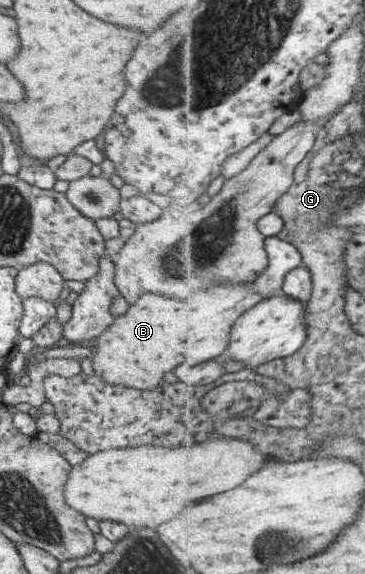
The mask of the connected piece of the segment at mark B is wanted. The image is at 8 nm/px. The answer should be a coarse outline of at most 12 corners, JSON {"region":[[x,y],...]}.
{"region":[[253,283],[139,296],[96,336],[95,376],[152,387],[227,353]]}

